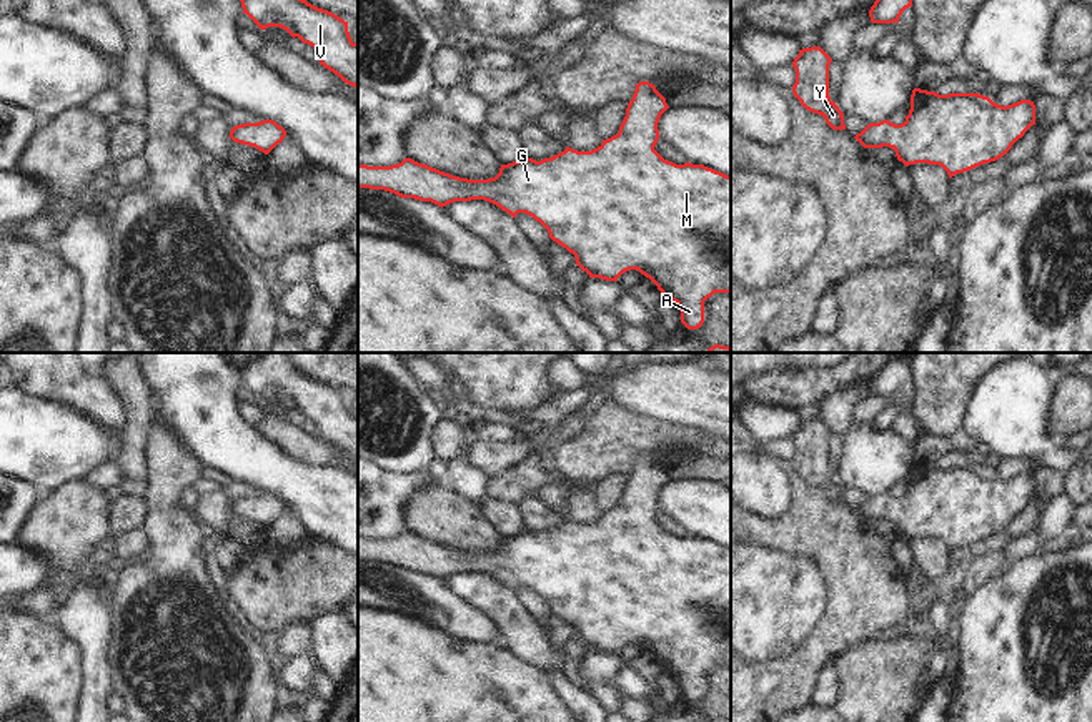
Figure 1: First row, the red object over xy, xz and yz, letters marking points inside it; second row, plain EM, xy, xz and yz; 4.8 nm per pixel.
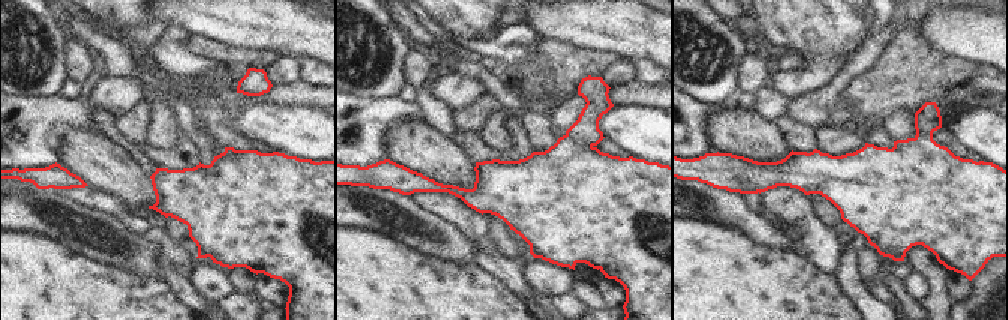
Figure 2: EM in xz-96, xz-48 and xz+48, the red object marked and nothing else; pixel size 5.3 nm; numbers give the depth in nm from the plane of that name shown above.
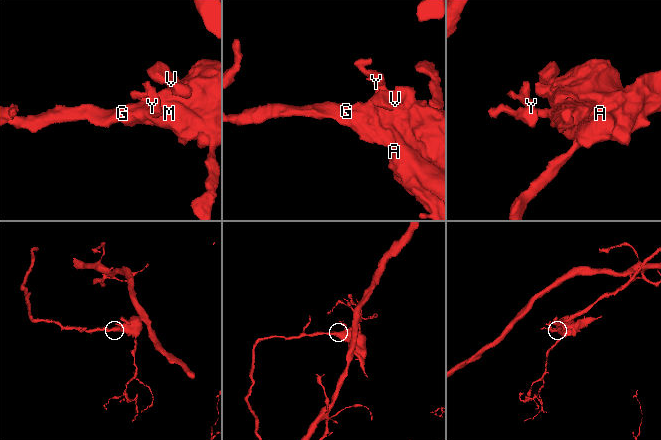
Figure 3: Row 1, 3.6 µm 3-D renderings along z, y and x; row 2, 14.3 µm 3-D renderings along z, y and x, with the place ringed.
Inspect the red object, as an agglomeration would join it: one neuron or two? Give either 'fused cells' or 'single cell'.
single cell

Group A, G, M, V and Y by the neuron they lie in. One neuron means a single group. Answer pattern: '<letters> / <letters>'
A G M V Y

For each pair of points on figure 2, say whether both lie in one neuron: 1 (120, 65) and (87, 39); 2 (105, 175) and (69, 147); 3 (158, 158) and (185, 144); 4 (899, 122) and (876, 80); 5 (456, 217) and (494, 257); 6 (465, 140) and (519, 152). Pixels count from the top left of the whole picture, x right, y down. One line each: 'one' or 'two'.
1: one
2: one
3: one
4: two
5: one
6: one

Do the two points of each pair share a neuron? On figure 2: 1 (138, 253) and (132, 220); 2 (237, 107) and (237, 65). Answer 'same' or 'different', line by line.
1: different
2: different

